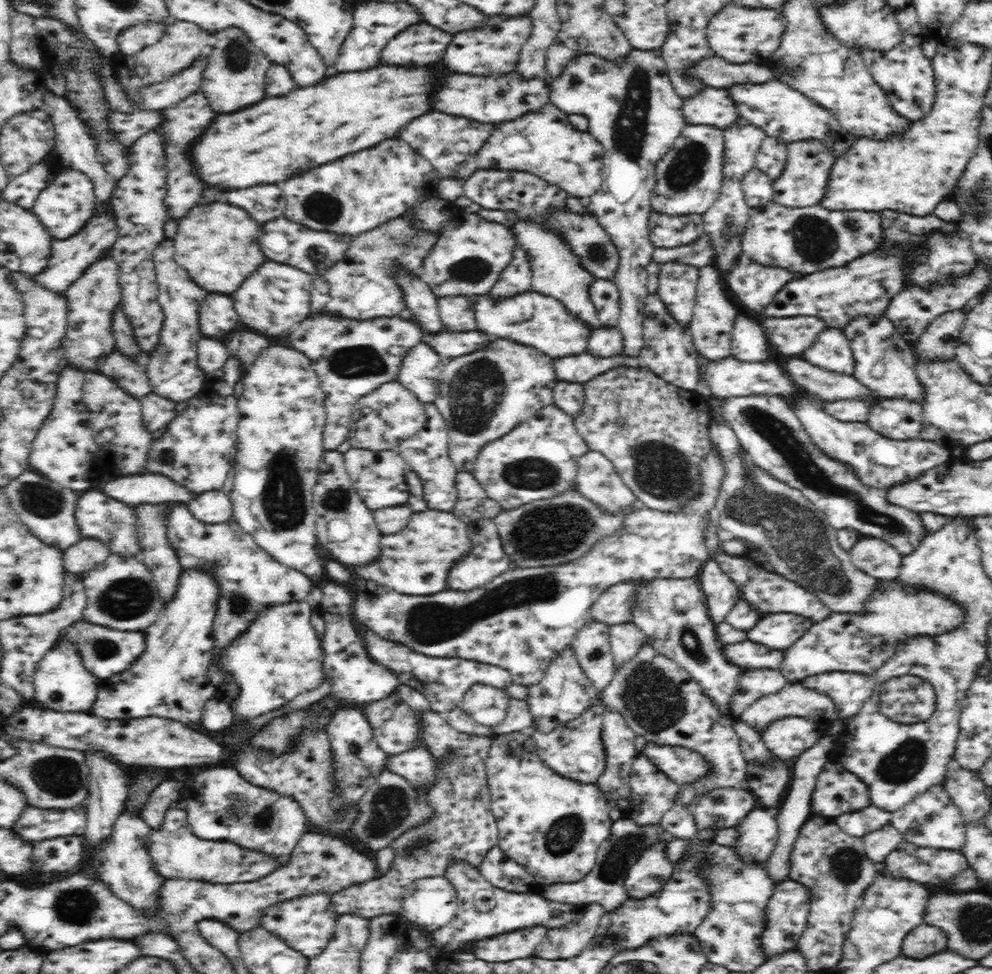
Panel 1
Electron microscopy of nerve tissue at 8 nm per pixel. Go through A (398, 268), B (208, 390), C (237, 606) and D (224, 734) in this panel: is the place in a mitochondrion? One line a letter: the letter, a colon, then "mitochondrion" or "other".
A: other
B: other
C: mitochondrion
D: other

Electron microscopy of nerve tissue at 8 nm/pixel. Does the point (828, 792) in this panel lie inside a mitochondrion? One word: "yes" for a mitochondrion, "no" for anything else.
no

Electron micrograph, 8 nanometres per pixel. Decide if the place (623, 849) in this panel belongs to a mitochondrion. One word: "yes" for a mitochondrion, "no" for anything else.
yes

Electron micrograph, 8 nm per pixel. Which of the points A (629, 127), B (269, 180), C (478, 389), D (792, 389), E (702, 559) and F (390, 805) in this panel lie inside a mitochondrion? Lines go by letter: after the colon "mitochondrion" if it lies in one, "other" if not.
A: mitochondrion
B: other
C: mitochondrion
D: other
E: other
F: mitochondrion

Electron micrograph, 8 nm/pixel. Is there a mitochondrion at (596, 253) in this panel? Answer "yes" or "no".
yes

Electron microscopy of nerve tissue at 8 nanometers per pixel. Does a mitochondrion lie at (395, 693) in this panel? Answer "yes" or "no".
no

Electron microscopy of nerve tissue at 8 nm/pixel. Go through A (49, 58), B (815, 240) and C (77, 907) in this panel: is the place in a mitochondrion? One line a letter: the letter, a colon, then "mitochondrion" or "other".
A: other
B: mitochondrion
C: mitochondrion

